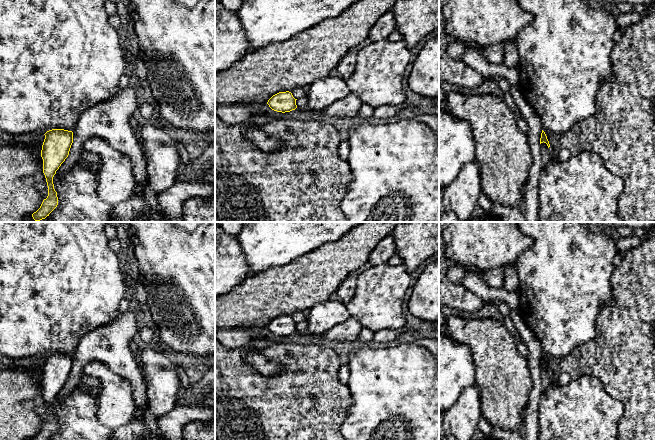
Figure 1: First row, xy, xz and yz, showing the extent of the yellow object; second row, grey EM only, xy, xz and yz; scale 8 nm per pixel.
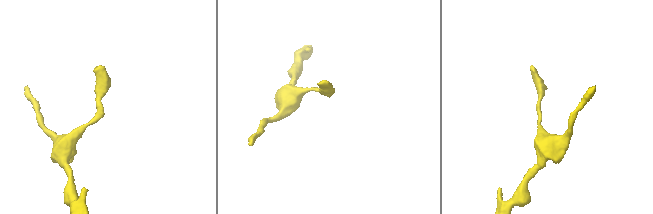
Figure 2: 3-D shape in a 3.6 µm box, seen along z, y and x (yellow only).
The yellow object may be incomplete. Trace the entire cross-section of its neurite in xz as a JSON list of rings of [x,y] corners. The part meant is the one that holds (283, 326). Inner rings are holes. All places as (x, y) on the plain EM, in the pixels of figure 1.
[[[289,315],[279,316],[273,319],[267,326],[269,331],[277,336],[290,336],[297,332],[296,324]]]

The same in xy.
[[[64,353],[47,355],[42,369],[43,397],[48,410],[48,420],[32,440],[49,440],[57,431],[58,421],[54,413],[53,401],[69,379],[73,367],[73,356]]]

